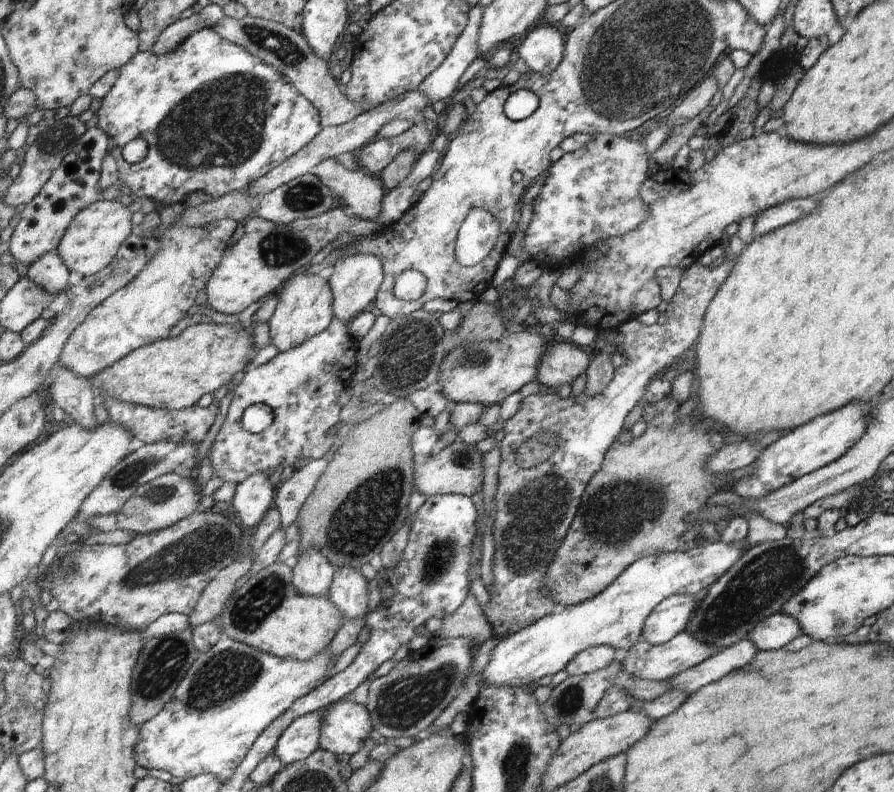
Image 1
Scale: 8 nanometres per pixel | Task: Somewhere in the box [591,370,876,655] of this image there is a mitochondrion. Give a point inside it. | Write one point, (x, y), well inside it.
(769, 575)

